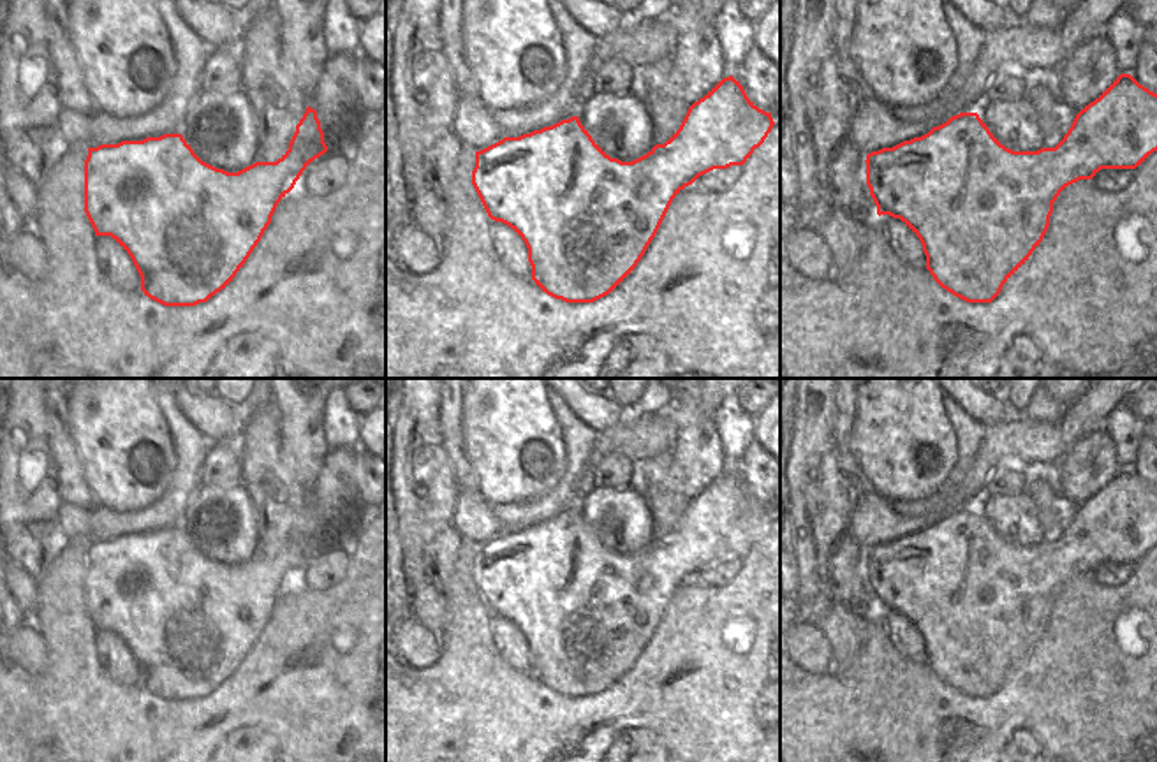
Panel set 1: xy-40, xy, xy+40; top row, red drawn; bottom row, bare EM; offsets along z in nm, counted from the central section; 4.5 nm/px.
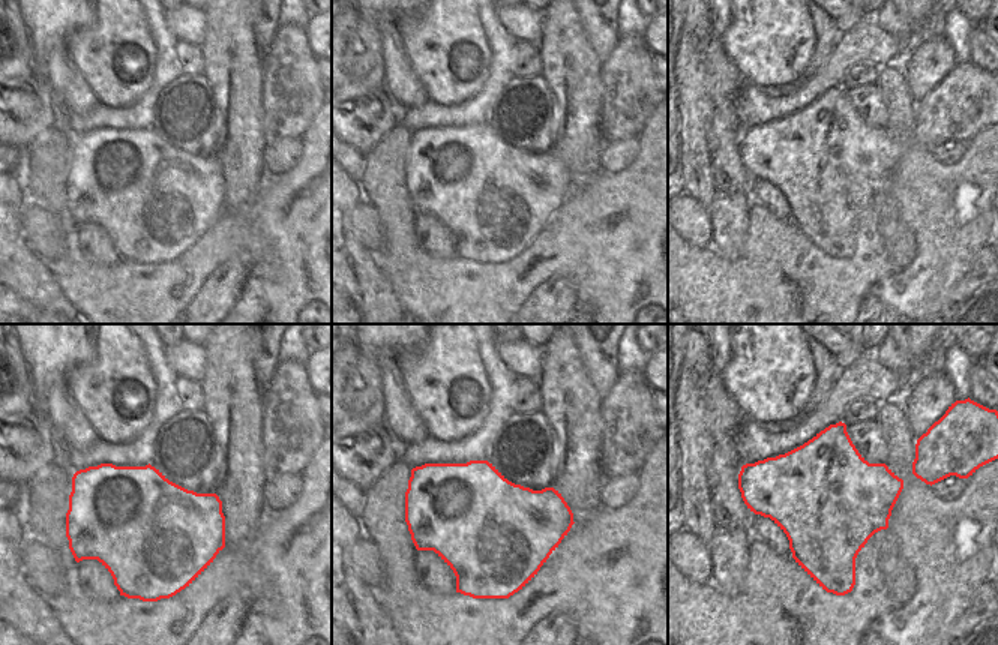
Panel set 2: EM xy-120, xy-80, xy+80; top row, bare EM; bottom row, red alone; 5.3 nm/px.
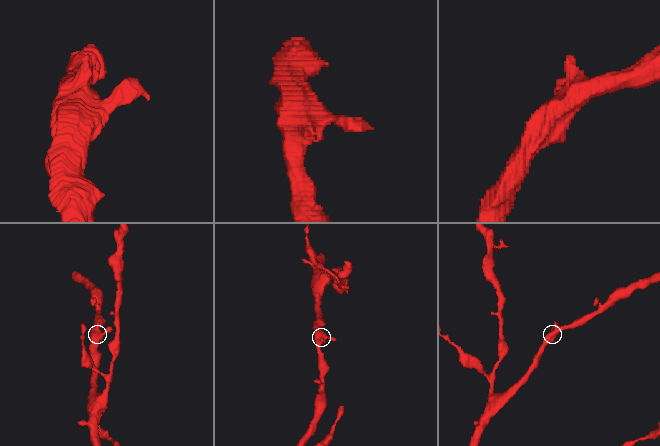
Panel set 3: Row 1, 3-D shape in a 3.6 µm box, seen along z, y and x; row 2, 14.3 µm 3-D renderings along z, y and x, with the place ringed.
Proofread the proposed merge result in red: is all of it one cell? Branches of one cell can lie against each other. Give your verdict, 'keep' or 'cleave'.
keep

